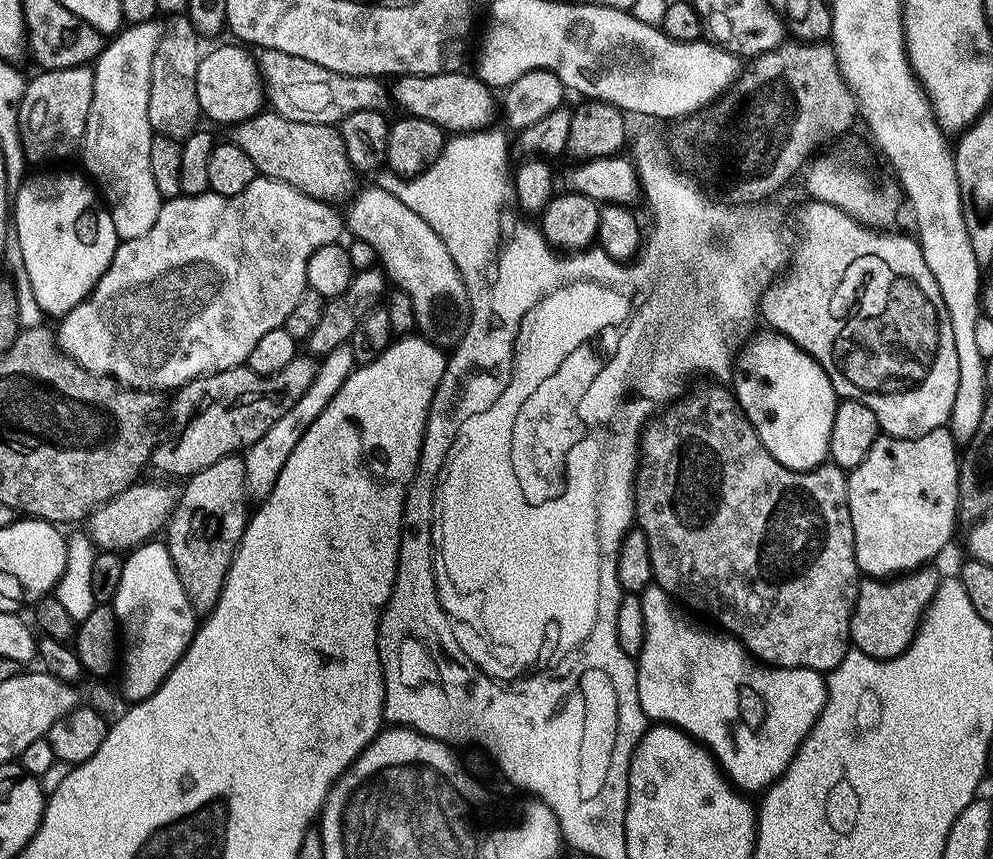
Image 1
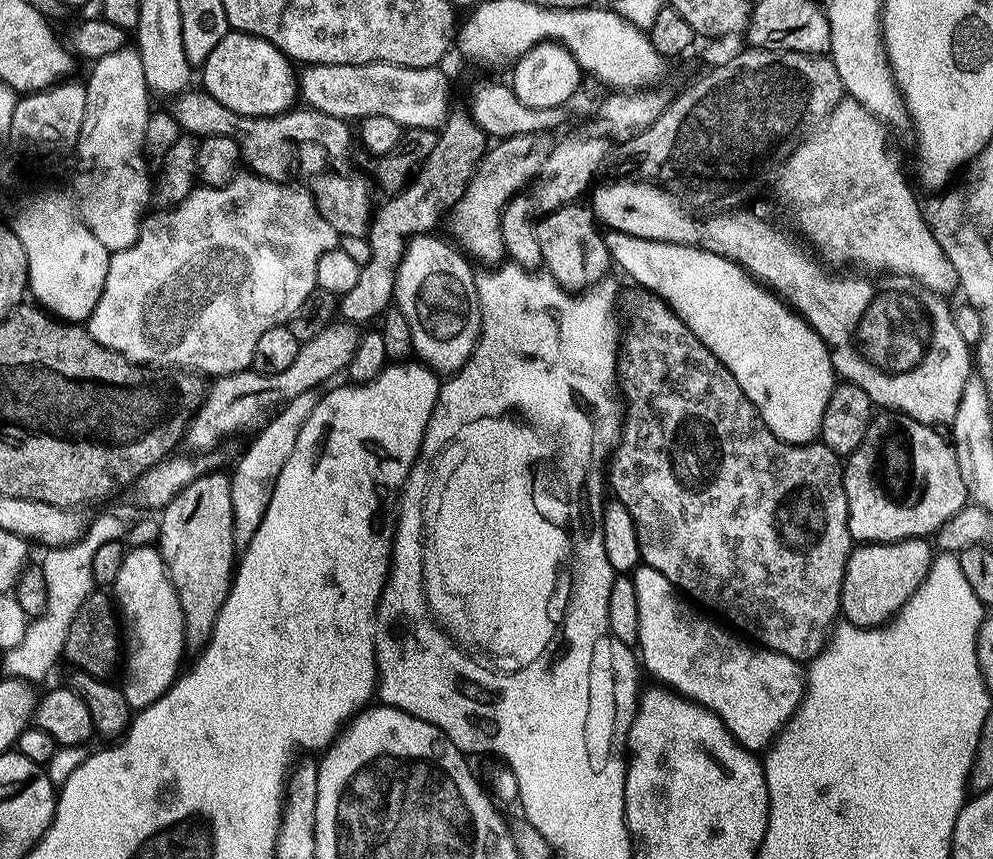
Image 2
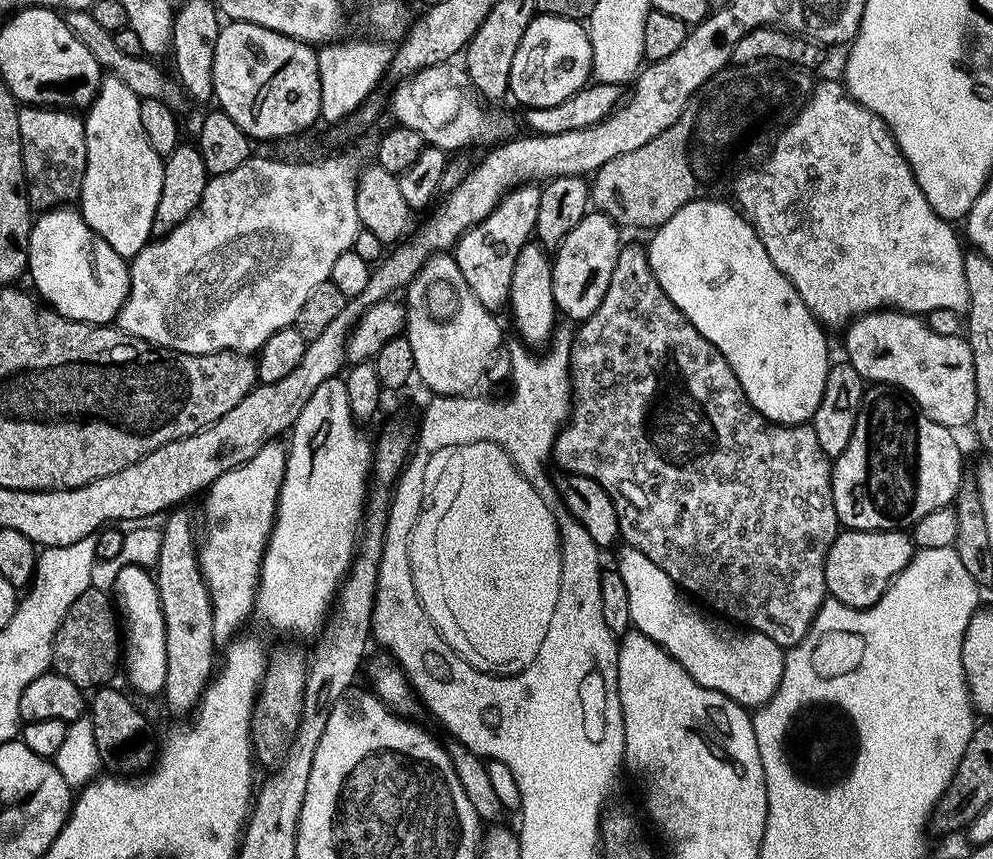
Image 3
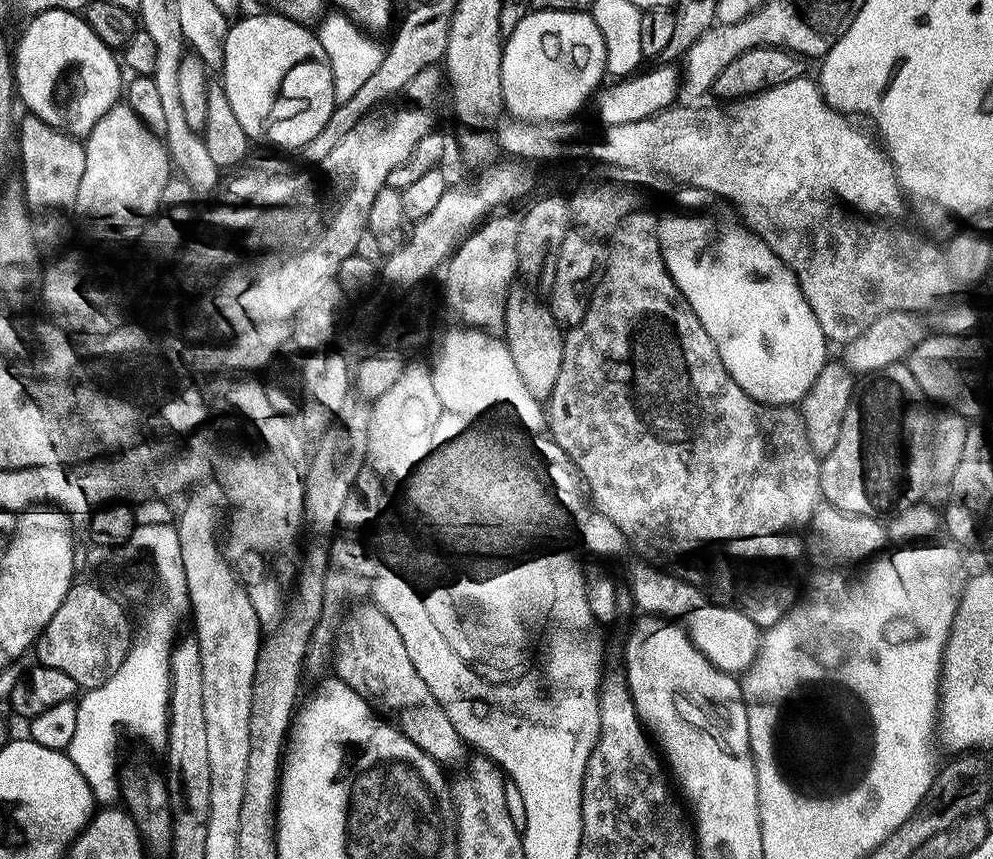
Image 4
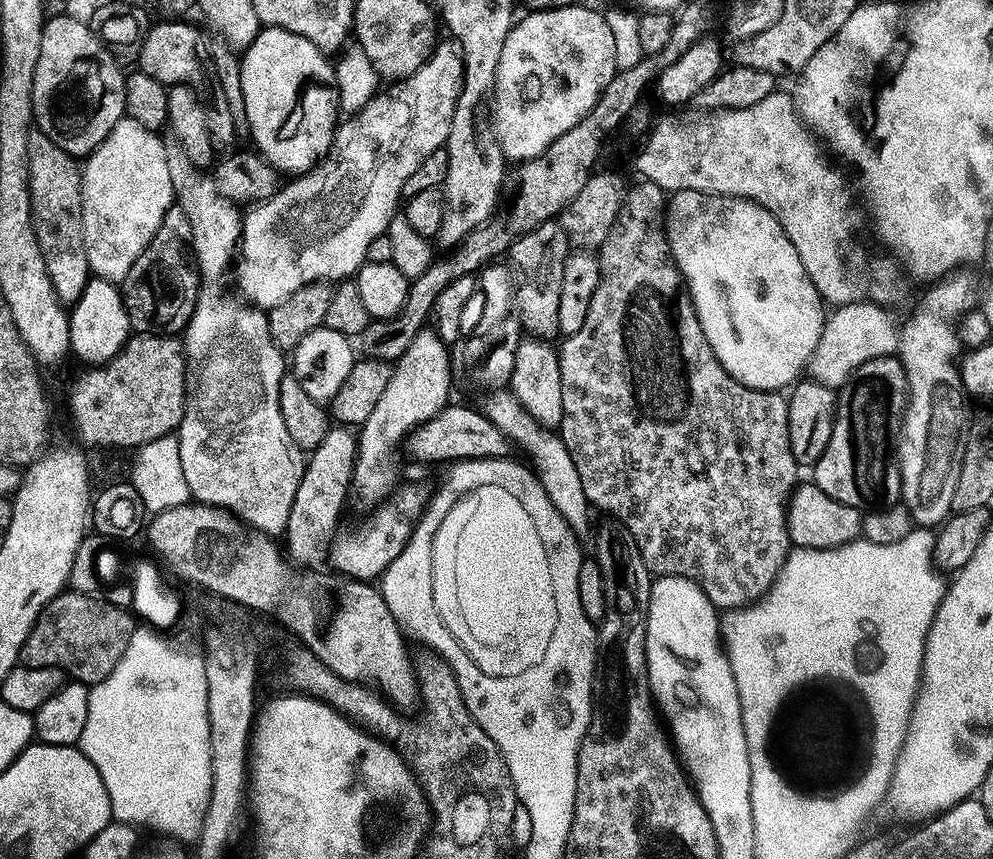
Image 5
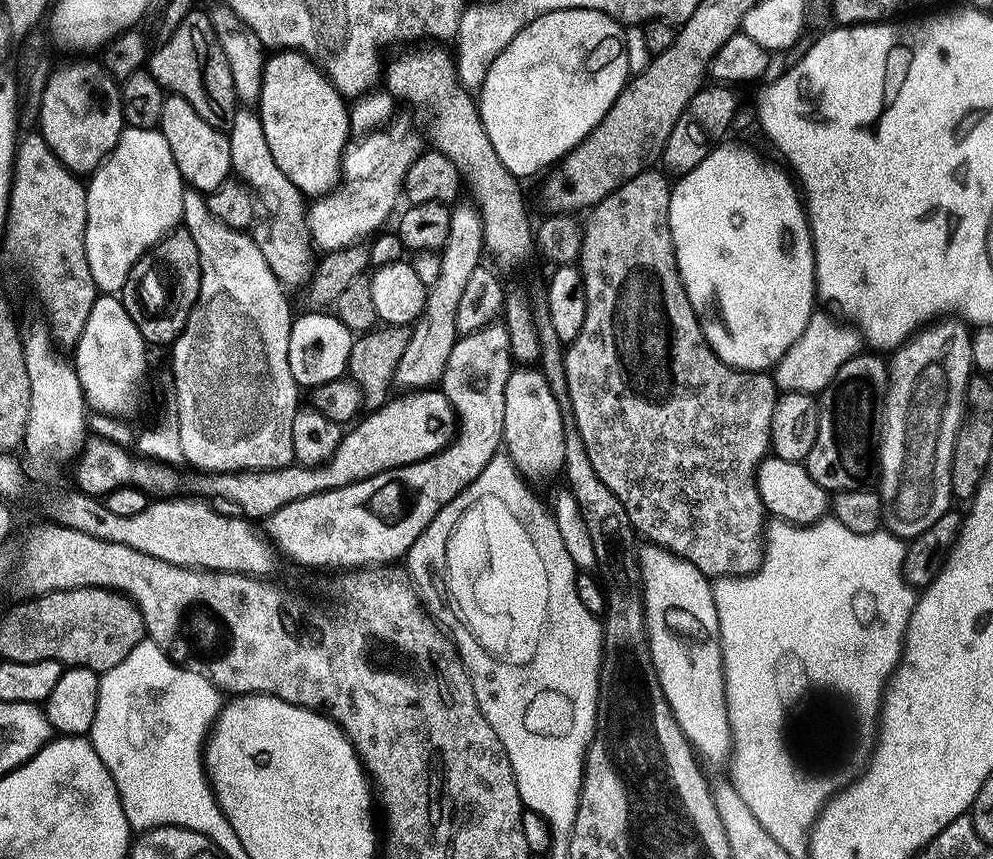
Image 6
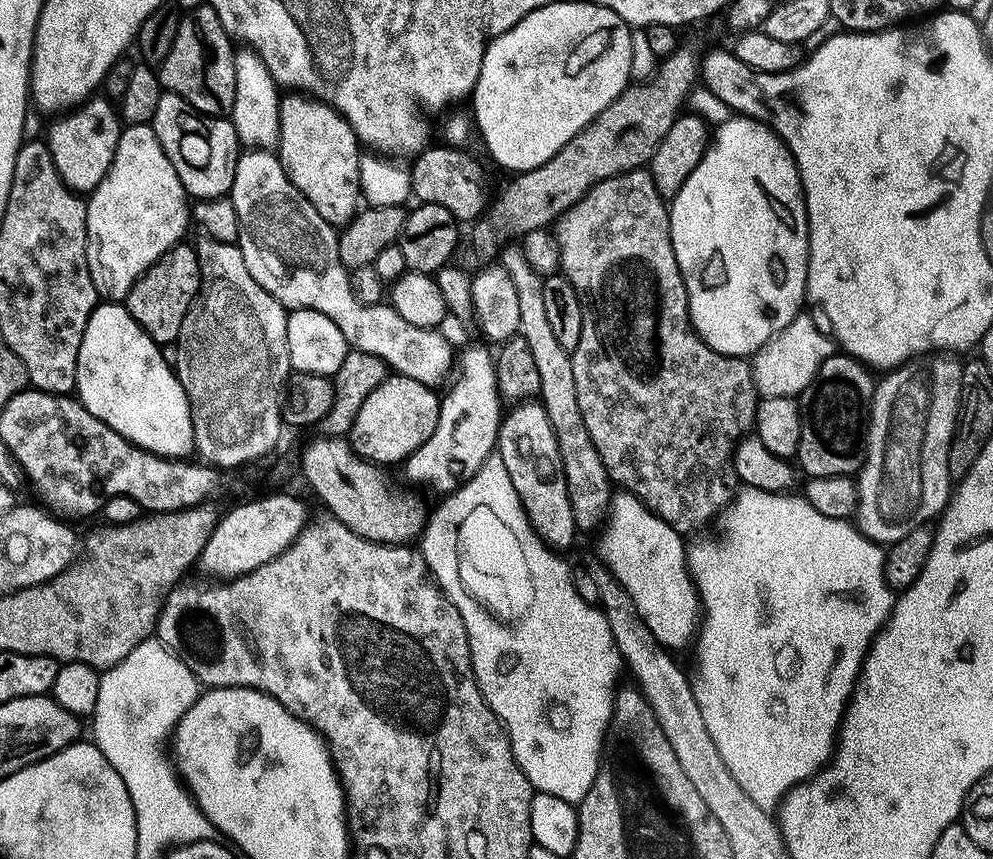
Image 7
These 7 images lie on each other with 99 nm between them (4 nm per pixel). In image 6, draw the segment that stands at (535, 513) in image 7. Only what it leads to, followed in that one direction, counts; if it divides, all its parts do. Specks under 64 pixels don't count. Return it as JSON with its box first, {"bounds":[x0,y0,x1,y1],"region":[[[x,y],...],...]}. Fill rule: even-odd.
{"bounds":[504,366,566,482],"region":[[[536,366],[517,367],[506,382],[504,442],[506,455],[529,482],[548,480],[564,467],[566,412],[550,382]],[[565,420],[565,421],[564,421]],[[508,448],[508,449],[507,449]]]}

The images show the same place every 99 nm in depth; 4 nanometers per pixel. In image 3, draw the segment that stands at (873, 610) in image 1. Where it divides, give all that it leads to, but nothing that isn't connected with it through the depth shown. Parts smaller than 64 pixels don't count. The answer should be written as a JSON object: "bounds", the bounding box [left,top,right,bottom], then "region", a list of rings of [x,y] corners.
{"bounds":[826,530,914,608],"region":[[[841,530],[826,554],[826,586],[828,596],[851,608],[869,608],[882,598],[892,579],[911,562],[914,545],[904,530],[871,532],[870,530]]]}

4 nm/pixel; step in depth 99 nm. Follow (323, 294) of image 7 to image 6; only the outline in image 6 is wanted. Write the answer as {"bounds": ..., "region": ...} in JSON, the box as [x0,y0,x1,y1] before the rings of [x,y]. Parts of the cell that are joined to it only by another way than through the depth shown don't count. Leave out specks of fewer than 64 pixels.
{"bounds":[227,106,314,290],"region":[[[248,106],[237,107],[234,122],[227,133],[230,142],[230,162],[232,172],[252,189],[259,207],[268,217],[257,219],[254,224],[254,239],[262,250],[270,270],[280,279],[285,289],[293,290],[307,285],[314,271],[314,245],[306,215],[306,197],[299,192],[278,170],[278,162],[274,162],[274,154],[270,154],[270,145],[266,143],[266,134],[262,130],[259,111],[252,112]]]}

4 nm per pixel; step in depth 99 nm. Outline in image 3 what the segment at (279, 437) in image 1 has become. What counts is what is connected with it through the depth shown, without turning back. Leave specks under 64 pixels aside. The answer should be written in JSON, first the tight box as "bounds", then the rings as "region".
{"bounds":[198,439,288,646],"region":[[[279,439],[267,441],[254,458],[226,470],[206,489],[204,497],[208,497],[204,500],[204,528],[202,524],[198,555],[214,610],[214,642],[217,646],[232,644],[234,637],[241,631],[239,628],[254,616],[256,590],[260,586],[260,564],[264,560],[264,551],[268,548],[272,527],[276,524],[276,504],[280,501],[280,491],[288,465],[288,449],[280,443]]]}

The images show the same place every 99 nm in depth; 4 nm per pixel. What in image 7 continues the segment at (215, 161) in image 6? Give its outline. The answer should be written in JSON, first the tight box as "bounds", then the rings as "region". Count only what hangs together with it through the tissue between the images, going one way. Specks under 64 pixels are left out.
{"bounds":[150,92,242,200],"region":[[[164,92],[158,98],[158,110],[154,110],[150,123],[189,197],[218,200],[231,193],[236,157],[242,148],[231,119],[202,114],[180,96]]]}

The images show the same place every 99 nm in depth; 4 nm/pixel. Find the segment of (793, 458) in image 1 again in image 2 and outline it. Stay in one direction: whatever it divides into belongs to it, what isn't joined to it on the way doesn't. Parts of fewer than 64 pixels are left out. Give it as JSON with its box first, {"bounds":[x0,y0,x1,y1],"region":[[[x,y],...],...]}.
{"bounds":[663,246,838,444],"region":[[[699,246],[696,247],[696,296],[668,296],[663,303],[675,312],[679,320],[724,363],[726,370],[730,370],[730,374],[734,374],[738,386],[742,386],[746,398],[750,398],[750,402],[758,410],[762,422],[778,439],[786,441],[787,444],[810,444],[819,437],[822,414],[826,414],[826,402],[830,402],[830,394],[838,377],[832,370],[832,359],[827,346],[822,342],[820,335],[808,325],[808,321],[796,313],[795,308],[781,300],[775,291],[769,290],[761,284],[747,268],[731,260],[728,256],[719,256],[717,252],[711,252],[710,249]]]}

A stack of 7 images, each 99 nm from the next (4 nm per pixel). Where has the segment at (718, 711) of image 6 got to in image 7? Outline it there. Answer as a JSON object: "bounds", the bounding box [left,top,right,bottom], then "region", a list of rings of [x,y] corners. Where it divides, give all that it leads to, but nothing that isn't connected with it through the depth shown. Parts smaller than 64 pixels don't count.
{"bounds":[599,491,702,650],"region":[[[617,491],[600,536],[599,559],[634,600],[638,614],[662,648],[675,650],[695,641],[702,623],[702,605],[688,571],[685,537],[654,514],[634,493]]]}

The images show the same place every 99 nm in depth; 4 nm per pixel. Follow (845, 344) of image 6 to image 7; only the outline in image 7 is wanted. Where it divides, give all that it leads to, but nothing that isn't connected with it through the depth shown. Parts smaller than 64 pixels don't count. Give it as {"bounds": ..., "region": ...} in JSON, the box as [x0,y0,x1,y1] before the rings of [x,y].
{"bounds":[750,314,834,397],"region":[[[807,314],[795,316],[770,342],[754,353],[750,363],[752,365],[752,377],[756,383],[757,393],[761,397],[766,396],[790,396],[799,397],[800,393],[810,386],[810,382],[818,374],[818,366],[826,362],[826,358],[834,355],[834,340],[823,327],[816,325],[816,320]]]}

